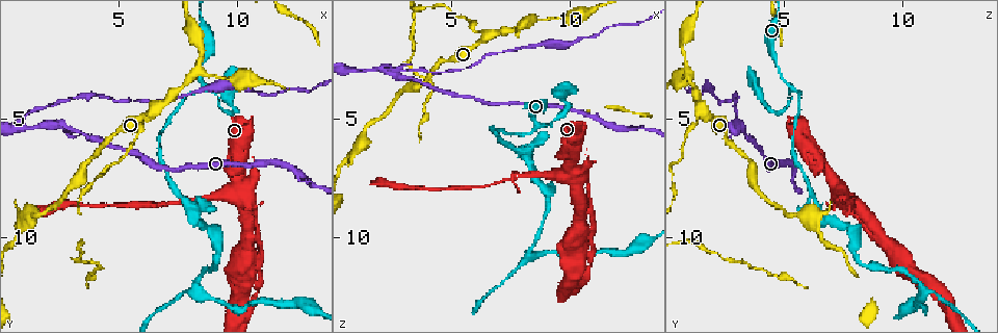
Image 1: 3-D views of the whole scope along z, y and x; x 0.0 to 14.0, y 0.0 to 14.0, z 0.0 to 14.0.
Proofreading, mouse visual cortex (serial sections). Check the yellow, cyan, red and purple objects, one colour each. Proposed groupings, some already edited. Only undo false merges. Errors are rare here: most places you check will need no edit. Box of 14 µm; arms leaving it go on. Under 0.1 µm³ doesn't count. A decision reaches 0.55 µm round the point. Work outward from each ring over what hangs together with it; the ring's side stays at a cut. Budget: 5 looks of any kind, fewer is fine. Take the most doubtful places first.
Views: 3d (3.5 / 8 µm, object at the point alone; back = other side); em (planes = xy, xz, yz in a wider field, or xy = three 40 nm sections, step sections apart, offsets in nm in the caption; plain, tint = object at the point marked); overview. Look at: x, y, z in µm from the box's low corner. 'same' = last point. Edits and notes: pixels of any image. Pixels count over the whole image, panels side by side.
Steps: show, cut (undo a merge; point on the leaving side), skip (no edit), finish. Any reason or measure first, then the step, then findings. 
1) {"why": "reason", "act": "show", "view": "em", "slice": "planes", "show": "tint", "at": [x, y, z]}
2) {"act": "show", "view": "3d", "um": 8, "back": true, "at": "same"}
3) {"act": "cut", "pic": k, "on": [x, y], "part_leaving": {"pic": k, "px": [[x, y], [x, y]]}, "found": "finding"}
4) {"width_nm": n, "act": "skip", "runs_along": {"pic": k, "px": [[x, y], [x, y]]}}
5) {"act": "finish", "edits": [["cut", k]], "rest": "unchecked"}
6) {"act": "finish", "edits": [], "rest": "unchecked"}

{"why": "three-way junction", "act": "show", "view": "3d", "um": 3.5, "at": [1.1, 5.4, 2.9]}

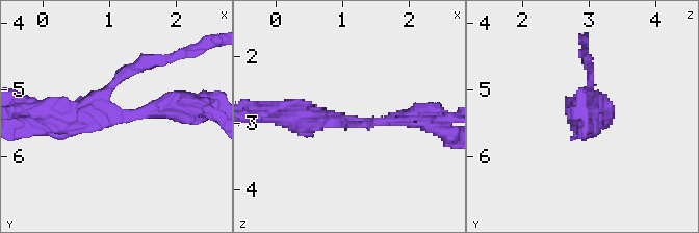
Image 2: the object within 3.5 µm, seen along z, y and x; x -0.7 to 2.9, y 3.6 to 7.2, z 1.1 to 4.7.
{"why": "need the tissue", "act": "show", "view": "em", "slice": "xy", "step": 1, "show": "tint", "at": [1.05, 5.30, 2.95]}

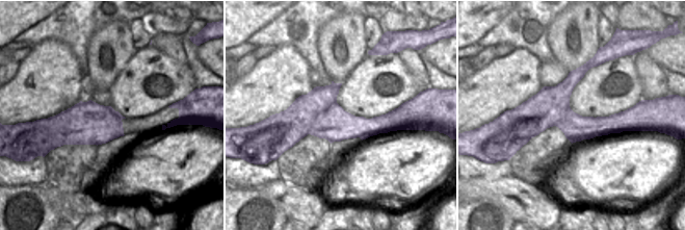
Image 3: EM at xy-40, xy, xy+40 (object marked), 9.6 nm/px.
{"arm_widths_nm": [150, 200, 350], "act": "cut", "pic": 2, "on": [128, 73], "part_leaving": {"pic": 2, "px": [[111, 109], [105, 94], [131, 68], [179, 55]]}, "found": "a second cell is stuck on"}

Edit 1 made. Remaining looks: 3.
{"why": "see it whole again", "act": "show", "view": "overview"}

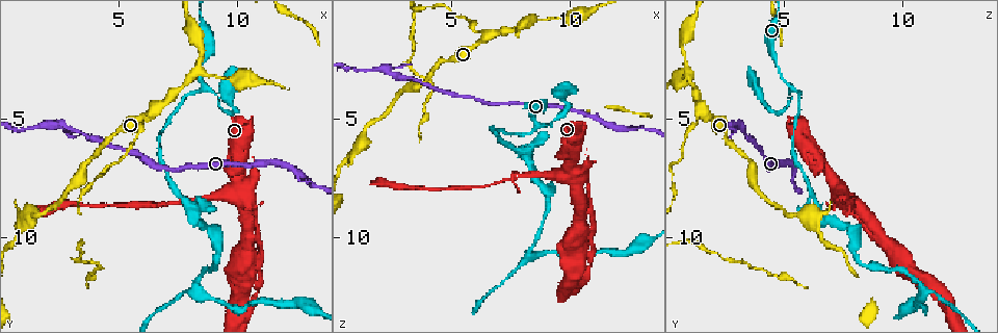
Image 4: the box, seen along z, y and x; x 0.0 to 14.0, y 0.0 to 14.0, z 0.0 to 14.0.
{"why": "sharp bend", "act": "show", "view": "3d", "um": 3.5, "at": [6.3, 4.7, 1.5]}

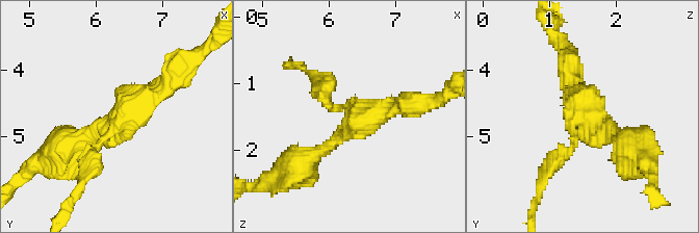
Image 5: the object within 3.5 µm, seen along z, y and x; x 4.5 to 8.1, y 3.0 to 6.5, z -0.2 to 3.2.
{"arms": 3, "arm_widths_nm": [150, 200, 250], "why": "need the tissue", "act": "show", "view": "em", "slice": "planes", "show": "tint", "at": [6.40, 4.65, 1.50]}

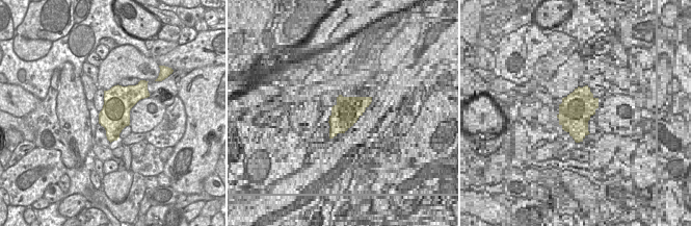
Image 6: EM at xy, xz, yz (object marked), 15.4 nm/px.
{"width_nm": 460, "act": "skip", "runs_along": {"pic": 5, "px": [[75, 140], [107, 131], [175, 73]]}, "found": "all the same cell"}

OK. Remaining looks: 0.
{"act": "finish", "edits": [["cut", 2]], "rest": "unchecked"}

